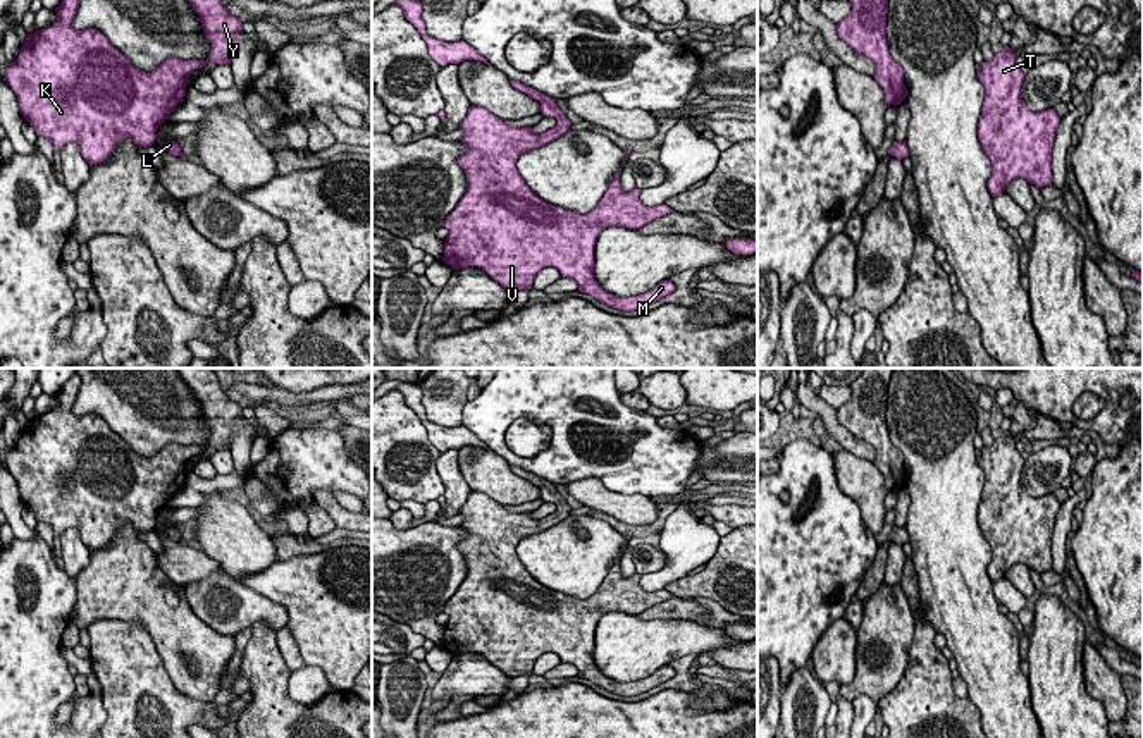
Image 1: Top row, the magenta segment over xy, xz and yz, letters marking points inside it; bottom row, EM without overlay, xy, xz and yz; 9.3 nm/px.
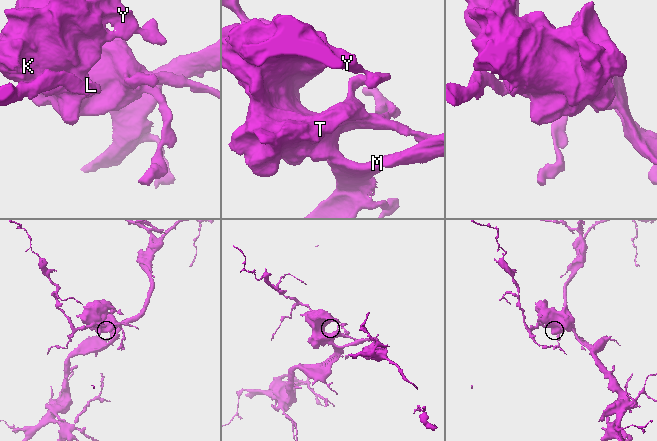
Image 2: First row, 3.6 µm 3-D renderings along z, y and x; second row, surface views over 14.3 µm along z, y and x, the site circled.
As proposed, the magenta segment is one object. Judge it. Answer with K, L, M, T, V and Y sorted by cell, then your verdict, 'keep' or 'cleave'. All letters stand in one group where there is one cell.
K L M T V Y | keep

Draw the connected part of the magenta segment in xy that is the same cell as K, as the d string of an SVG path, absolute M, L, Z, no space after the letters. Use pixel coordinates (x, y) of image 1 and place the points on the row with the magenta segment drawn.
M62 0L55 7L59 19L52 26L28 34L17 58L5 71L7 84L17 96L24 120L34 127L40 138L53 143L53 151L60 151L67 143L76 143L90 165L107 160L114 148L127 138L138 146L155 145L157 129L186 96L188 77L210 62L231 65L238 34L243 31L241 21L229 14L220 0L188 2L212 43L208 58L170 57L155 71L145 72L134 67L103 33L91 28L76 31L72 21L79 0Z

